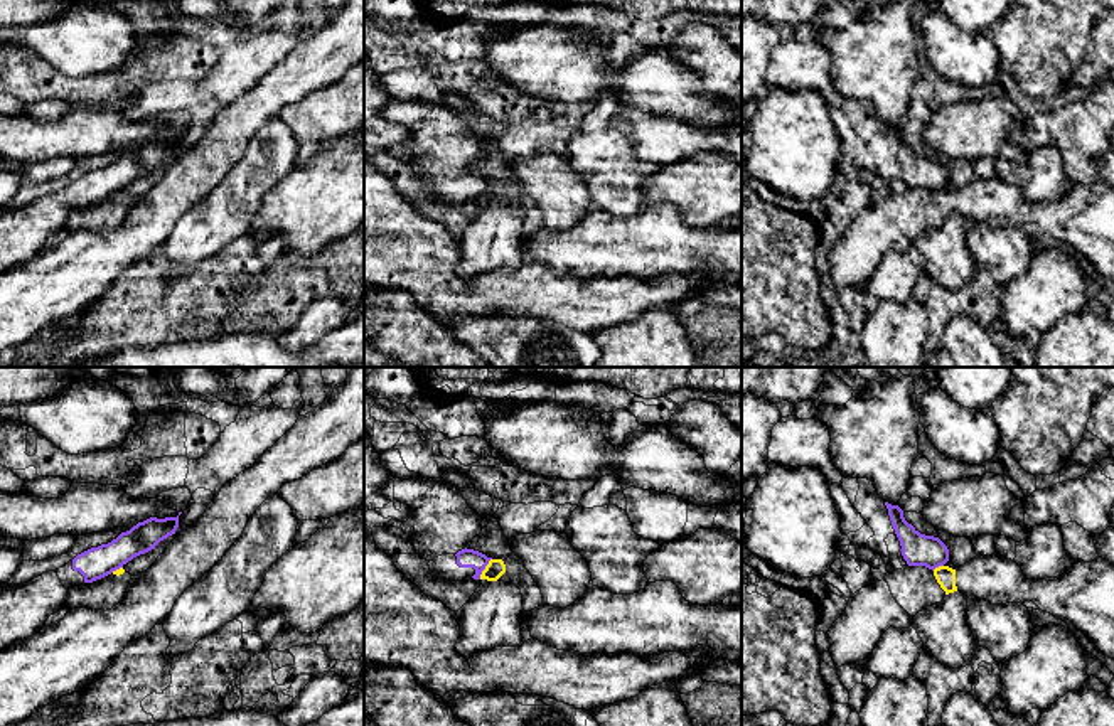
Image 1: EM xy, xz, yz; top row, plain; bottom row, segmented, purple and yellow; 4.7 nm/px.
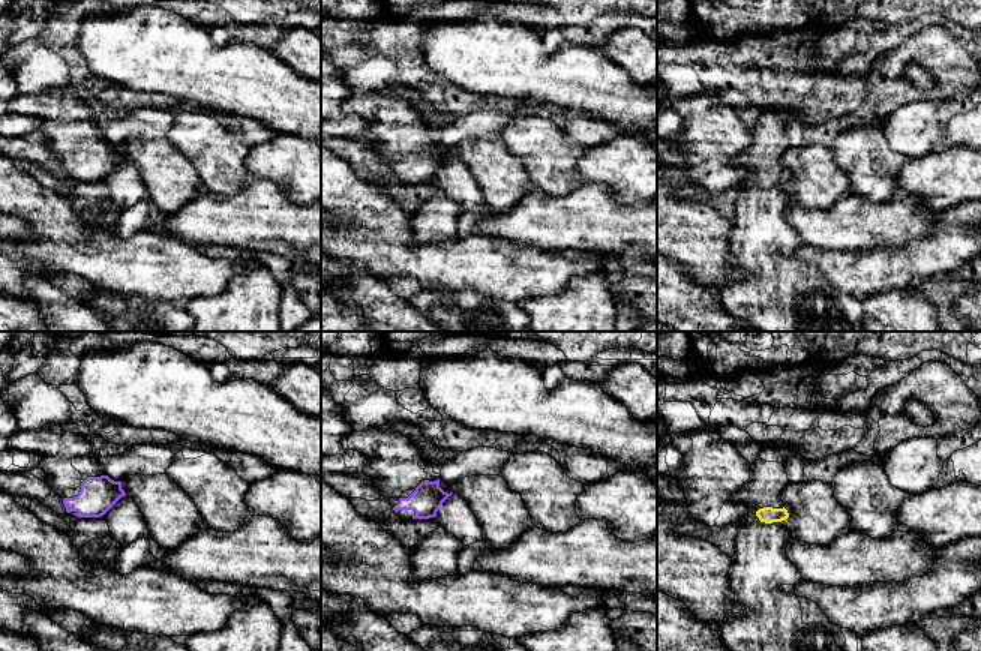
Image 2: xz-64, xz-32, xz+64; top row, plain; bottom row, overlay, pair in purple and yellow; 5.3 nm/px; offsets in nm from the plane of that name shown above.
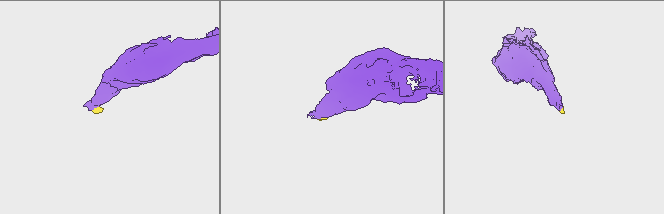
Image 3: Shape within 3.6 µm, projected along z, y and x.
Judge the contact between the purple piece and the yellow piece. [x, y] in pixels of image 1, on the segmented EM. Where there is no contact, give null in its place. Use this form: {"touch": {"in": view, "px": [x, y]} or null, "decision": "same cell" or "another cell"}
{"touch": {"in": "xz", "px": [484, 568]}, "decision": "another cell"}

